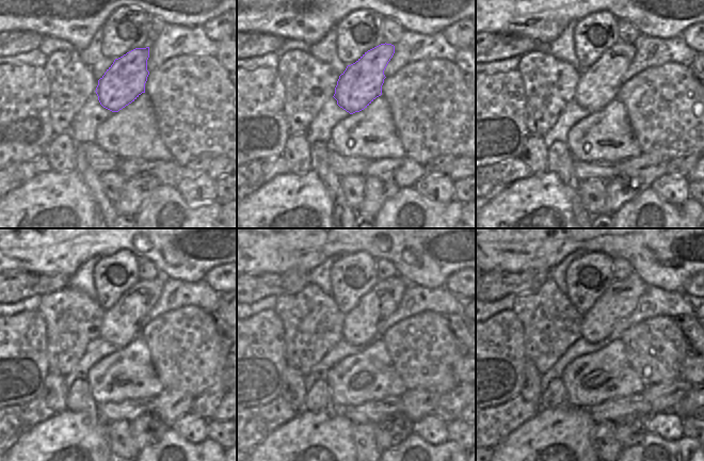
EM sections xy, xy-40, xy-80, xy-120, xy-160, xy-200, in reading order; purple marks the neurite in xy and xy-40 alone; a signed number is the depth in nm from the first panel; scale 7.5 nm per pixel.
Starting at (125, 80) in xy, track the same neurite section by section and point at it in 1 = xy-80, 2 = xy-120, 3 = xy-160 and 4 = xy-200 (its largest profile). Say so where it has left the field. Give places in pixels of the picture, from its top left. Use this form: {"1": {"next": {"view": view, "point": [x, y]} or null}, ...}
{"1": {"next": {"view": "xy-80", "point": [598, 84]}}, "2": {"next": {"view": "xy-120", "point": [122, 323]}}, "3": {"next": {"view": "xy-160", "point": [361, 324]}}, "4": {"next": {"view": "xy-200", "point": [619, 301]}}}

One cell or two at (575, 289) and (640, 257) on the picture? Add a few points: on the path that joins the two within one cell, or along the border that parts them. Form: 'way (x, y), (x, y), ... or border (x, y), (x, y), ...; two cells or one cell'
border (587, 252), (604, 252), (612, 258); two cells

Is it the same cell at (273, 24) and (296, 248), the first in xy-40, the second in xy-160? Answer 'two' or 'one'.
one

